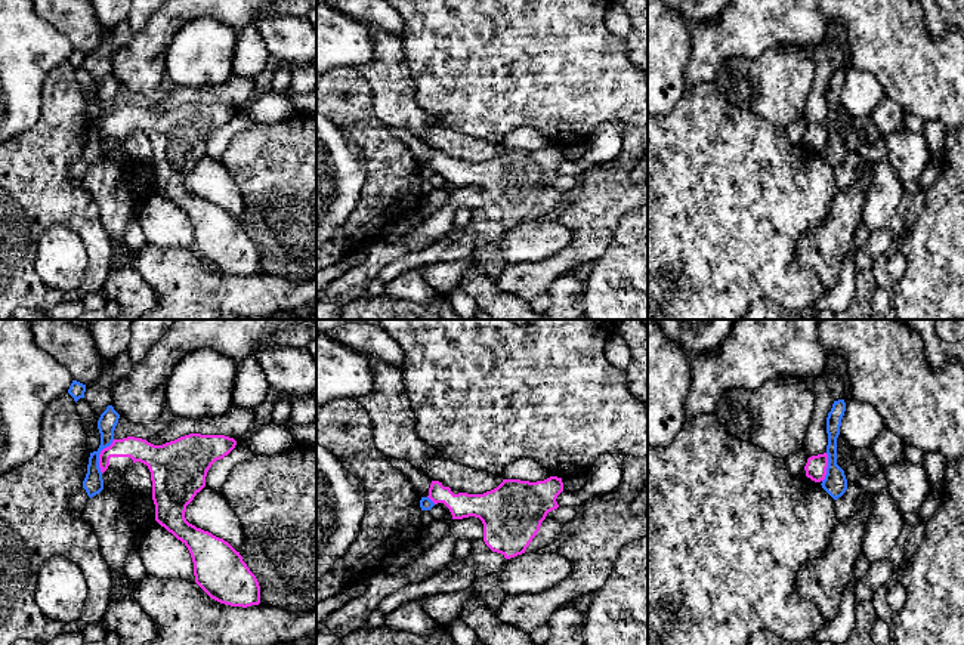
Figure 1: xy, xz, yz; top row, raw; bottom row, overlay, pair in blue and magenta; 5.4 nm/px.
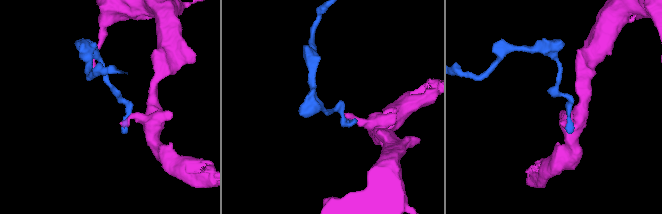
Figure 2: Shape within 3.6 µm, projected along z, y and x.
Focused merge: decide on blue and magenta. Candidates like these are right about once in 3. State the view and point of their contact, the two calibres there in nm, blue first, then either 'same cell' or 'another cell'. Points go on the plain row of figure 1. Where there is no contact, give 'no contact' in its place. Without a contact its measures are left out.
xy (98, 125) | 110/130 nm | another cell

